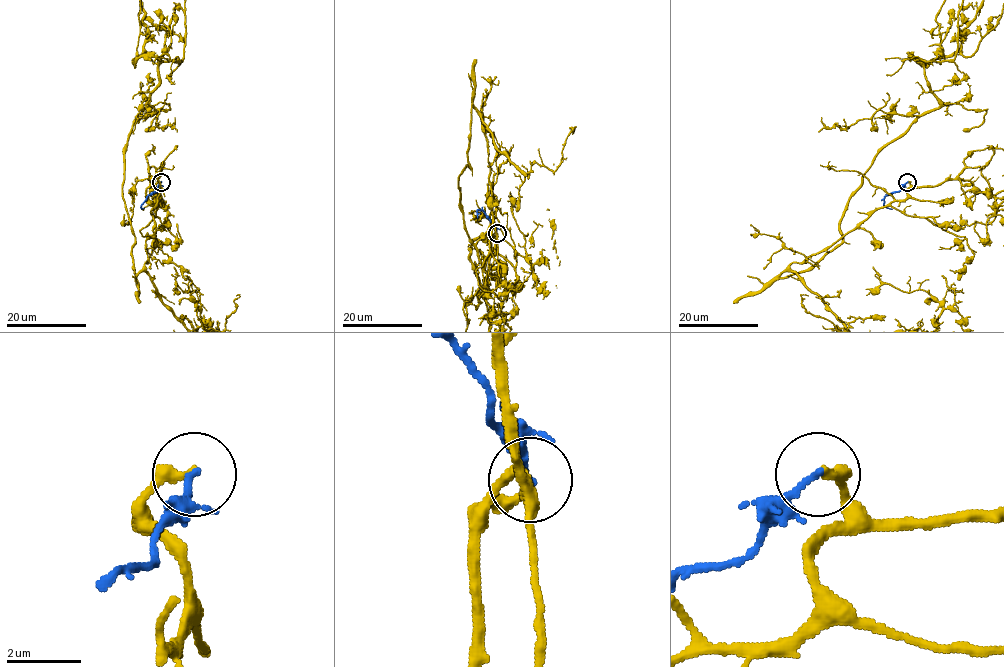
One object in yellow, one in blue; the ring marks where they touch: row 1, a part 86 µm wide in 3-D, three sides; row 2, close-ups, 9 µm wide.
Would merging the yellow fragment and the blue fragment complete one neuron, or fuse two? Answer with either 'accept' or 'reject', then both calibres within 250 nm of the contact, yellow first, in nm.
reject; calibres 280 and 170 nm

